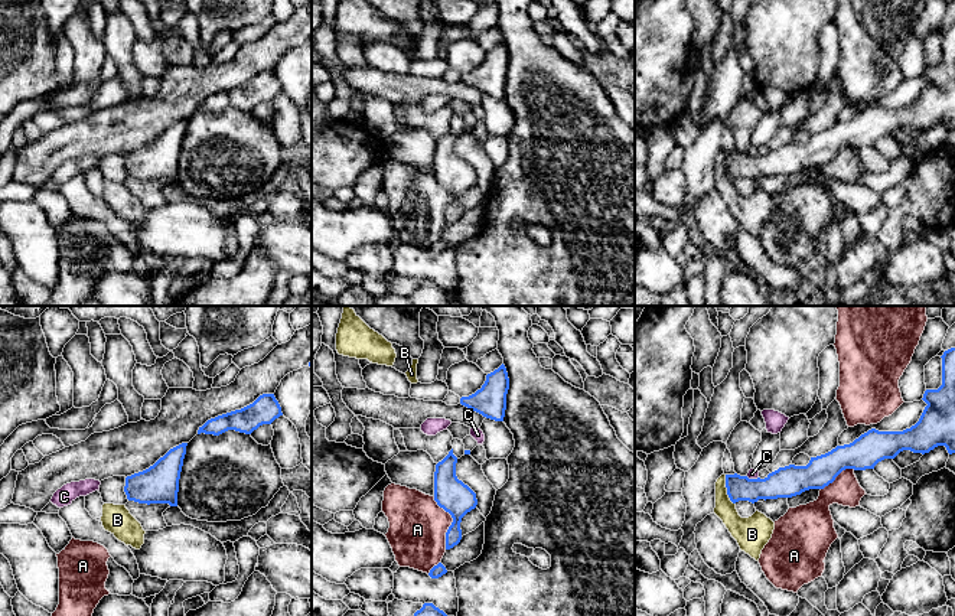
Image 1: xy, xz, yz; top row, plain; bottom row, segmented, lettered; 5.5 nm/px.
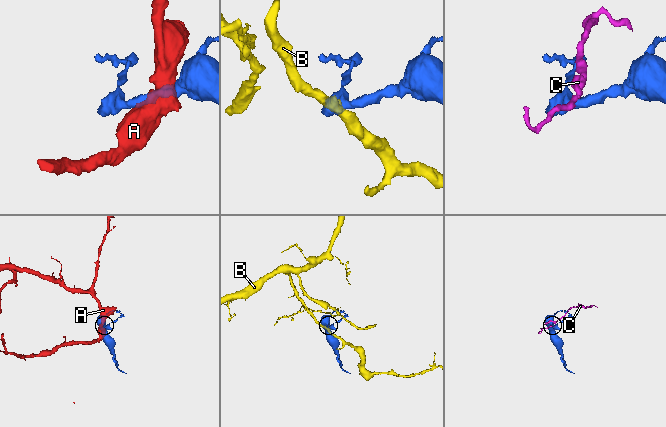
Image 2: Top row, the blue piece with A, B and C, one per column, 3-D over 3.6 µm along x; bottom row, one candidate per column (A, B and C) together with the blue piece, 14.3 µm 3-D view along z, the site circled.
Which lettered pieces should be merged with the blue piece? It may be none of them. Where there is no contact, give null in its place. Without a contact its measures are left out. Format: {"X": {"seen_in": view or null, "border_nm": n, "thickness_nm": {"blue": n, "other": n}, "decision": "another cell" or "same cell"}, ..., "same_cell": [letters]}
{"A": {"seen_in": "xz", "border_nm": 300, "thickness_nm": {"blue": 190, "other": 320}, "decision": "another cell"}, "B": {"seen_in": "yz", "border_nm": 180, "thickness_nm": {"blue": 140, "other": 140}, "decision": "another cell"}, "C": {"seen_in": "yz", "border_nm": 70, "thickness_nm": {"blue": 170, "other": 50}, "decision": "another cell"}, "same_cell": []}

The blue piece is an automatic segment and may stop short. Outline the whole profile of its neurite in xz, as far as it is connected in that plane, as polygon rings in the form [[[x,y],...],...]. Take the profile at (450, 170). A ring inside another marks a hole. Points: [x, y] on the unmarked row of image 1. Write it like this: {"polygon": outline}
{"polygon": [[[453,126],[436,141],[434,177],[453,195],[446,209],[446,226],[453,225],[462,216],[462,195],[476,185],[476,170],[456,153],[457,134]]]}

